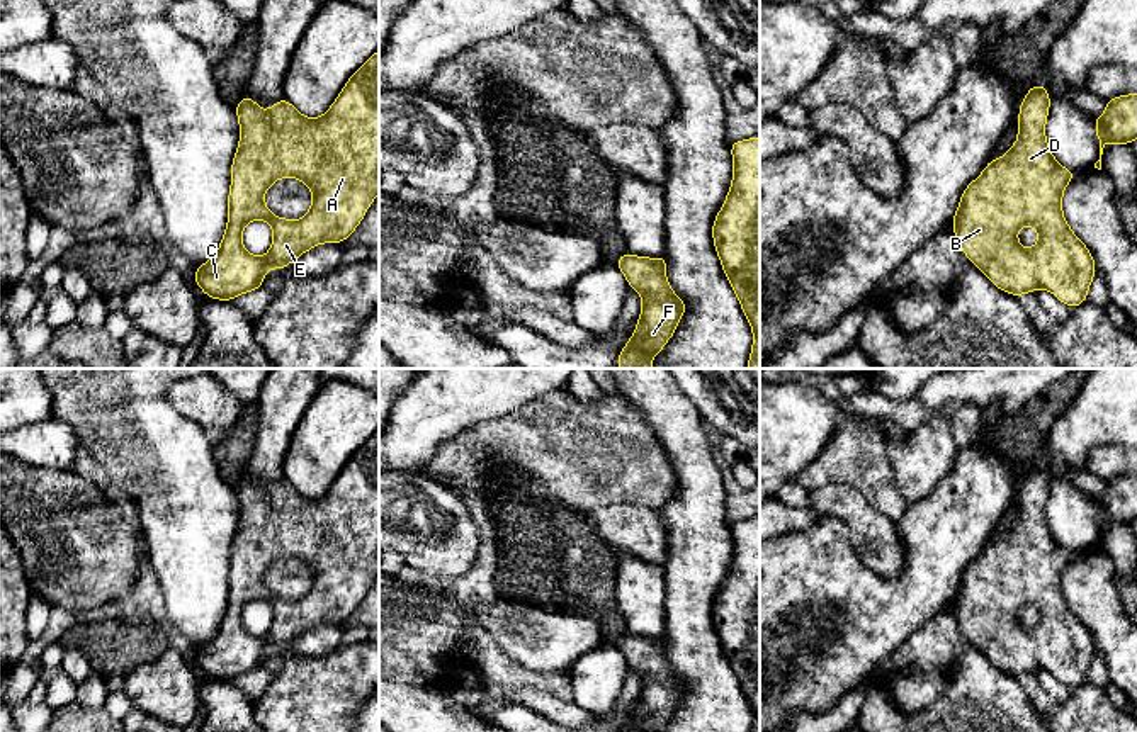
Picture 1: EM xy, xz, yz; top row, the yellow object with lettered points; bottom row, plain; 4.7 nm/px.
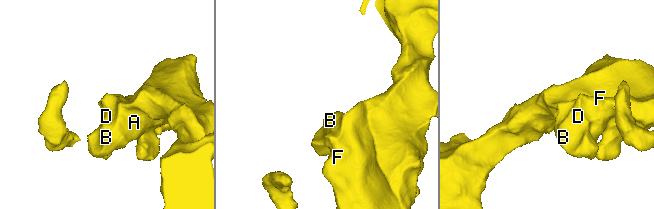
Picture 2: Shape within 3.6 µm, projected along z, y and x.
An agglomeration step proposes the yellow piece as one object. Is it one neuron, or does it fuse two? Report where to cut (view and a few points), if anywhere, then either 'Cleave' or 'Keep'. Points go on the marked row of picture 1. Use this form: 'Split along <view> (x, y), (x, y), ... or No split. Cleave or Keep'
No split. Keep

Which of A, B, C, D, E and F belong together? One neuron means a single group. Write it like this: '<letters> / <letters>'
A B C D E F

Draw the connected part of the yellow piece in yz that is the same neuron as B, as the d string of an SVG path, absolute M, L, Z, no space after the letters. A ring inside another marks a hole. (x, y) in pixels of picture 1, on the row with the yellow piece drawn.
M1035 83L1020 104L1016 143L1004 156L987 161L984 172L965 187L952 229L964 255L998 289L1016 297L1047 289L1074 309L1086 302L1096 265L1091 251L1072 233L1062 214L1064 189L1078 173L1061 166L1047 144L1049 107L1049 90ZM1021 226L1035 226L1038 231L1038 241L1032 250L1025 250L1016 239Z

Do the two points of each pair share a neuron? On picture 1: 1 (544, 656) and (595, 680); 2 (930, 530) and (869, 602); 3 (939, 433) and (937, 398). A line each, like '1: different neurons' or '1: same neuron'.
1: different neurons
2: same neuron
3: different neurons

